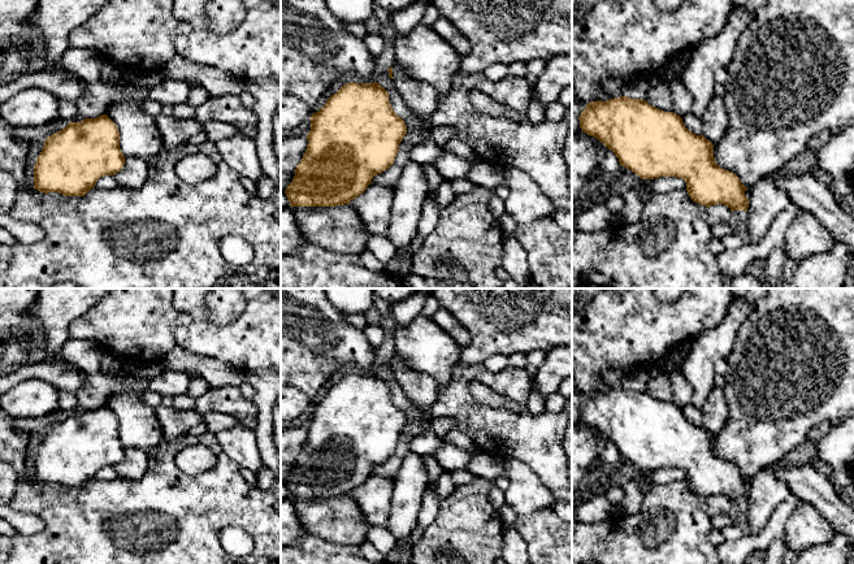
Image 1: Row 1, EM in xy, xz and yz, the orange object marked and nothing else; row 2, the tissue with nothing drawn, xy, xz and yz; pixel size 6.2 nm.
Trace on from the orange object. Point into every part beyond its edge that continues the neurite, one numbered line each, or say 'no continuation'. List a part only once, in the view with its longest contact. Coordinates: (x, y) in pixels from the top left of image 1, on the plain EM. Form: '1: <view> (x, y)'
no continuation

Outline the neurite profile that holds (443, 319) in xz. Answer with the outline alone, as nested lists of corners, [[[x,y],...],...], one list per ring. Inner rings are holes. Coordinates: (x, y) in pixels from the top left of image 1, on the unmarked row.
[[[439,307],[432,320],[439,329],[455,339],[460,350],[471,344],[472,337],[469,331],[445,308]]]

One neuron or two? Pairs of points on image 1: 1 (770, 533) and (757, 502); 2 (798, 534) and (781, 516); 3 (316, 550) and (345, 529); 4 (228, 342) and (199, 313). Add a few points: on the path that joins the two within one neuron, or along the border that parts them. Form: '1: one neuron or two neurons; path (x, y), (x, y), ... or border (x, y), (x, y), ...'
1: two neurons; border (785, 500), (777, 506), (767, 524), (753, 534)
2: two neurons; border (803, 502), (787, 520), (783, 538)
3: two neurons; border (307, 533), (334, 543), (356, 546)
4: one neuron; path (220, 338), (203, 321)

